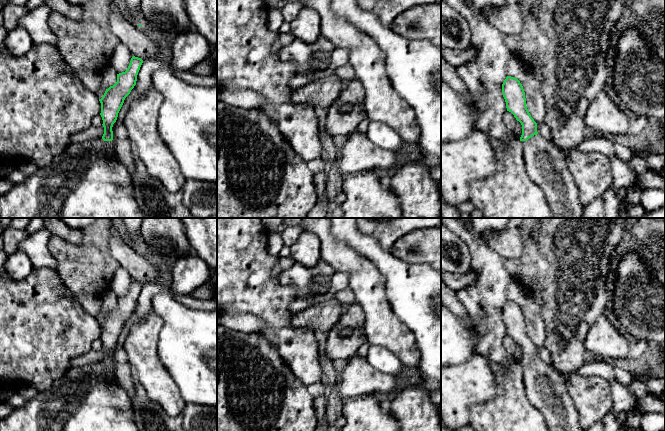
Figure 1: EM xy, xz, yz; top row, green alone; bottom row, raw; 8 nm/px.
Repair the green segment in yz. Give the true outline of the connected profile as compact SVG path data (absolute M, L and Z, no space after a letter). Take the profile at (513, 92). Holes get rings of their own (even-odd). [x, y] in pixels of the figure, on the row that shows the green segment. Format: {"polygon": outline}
{"polygon": "M507 76L502 84L502 93L507 111L511 112L522 125L520 141L524 146L524 162L529 177L542 189L555 218L583 218L582 205L576 183L566 165L566 152L557 148L550 139L538 134L537 123L531 117L525 92L517 78Z"}

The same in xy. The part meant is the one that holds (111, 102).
{"polygon": "M133 56L127 70L117 74L117 82L106 89L103 97L99 99L104 134L97 141L107 145L114 156L116 156L116 153L114 152L112 127L117 120L125 98L136 85L137 75L142 63L143 60L141 58Z"}

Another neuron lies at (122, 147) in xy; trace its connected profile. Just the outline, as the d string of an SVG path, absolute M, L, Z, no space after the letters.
M113 136L113 145L117 158L127 168L129 174L132 176L135 169L135 163L131 141L128 138L117 139Z

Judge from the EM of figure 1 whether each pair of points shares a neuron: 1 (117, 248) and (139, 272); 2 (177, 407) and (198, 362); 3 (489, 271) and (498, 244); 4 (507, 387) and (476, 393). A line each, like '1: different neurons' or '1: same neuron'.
1: same neuron
2: different neurons
3: different neurons
4: different neurons

